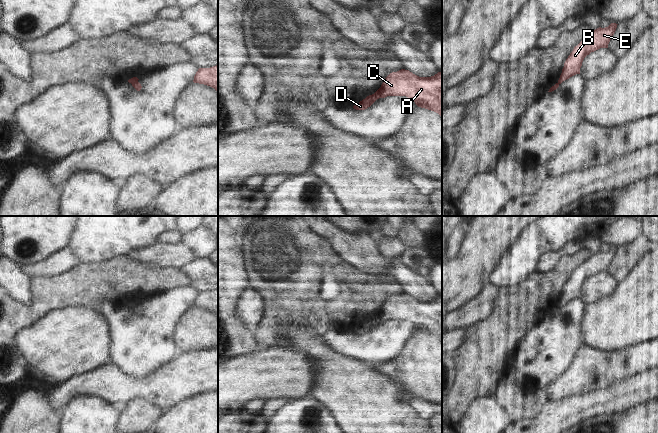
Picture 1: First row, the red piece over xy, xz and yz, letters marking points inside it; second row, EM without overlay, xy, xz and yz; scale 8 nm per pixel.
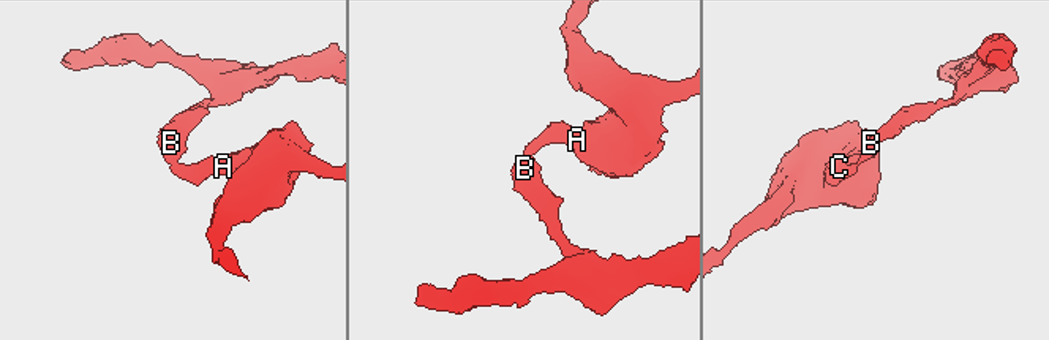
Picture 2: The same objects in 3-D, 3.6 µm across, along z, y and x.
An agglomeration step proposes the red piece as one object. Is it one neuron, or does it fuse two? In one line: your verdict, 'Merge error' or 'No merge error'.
Merge error

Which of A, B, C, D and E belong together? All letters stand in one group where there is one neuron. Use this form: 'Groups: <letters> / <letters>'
Groups: A C D / B E

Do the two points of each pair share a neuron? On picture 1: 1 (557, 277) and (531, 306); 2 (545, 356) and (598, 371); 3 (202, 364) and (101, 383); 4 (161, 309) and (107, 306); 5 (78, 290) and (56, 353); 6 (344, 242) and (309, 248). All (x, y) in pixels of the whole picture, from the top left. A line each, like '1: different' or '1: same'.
1: same
2: different
3: same
4: same
5: different
6: different

